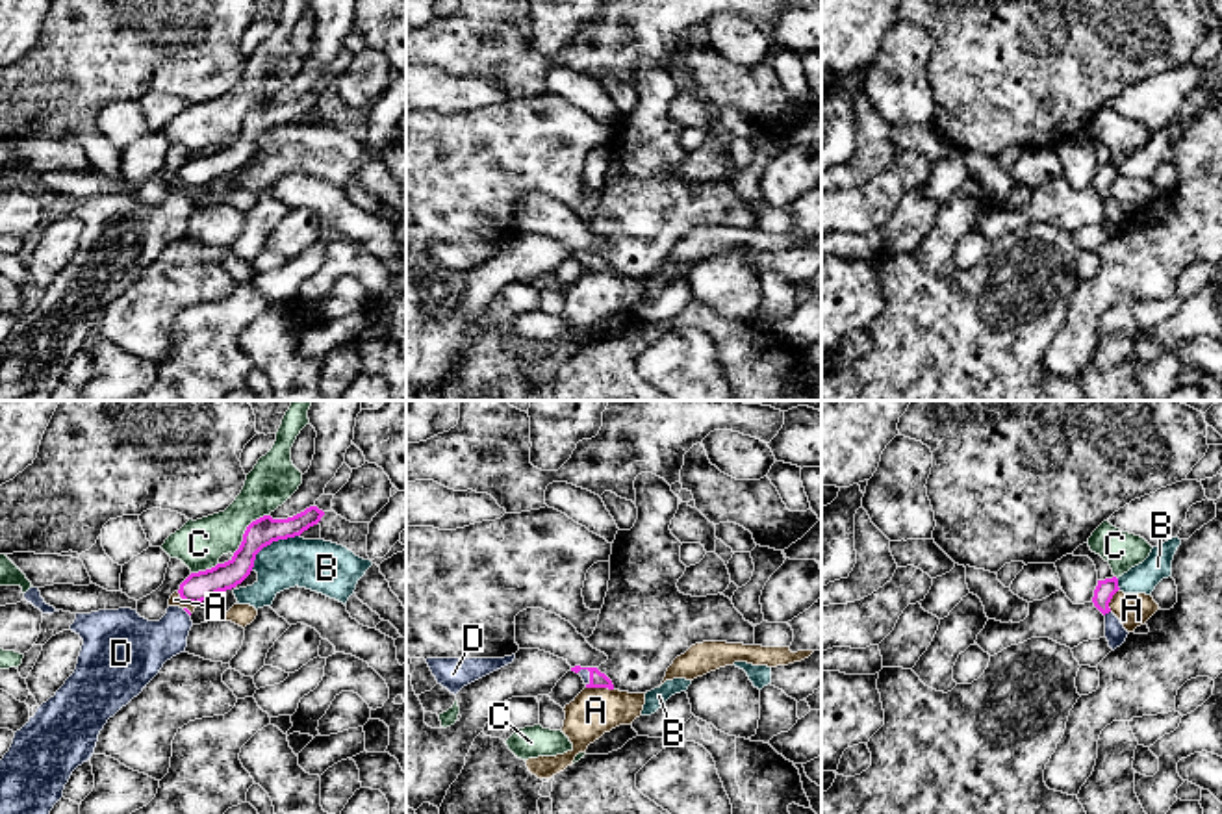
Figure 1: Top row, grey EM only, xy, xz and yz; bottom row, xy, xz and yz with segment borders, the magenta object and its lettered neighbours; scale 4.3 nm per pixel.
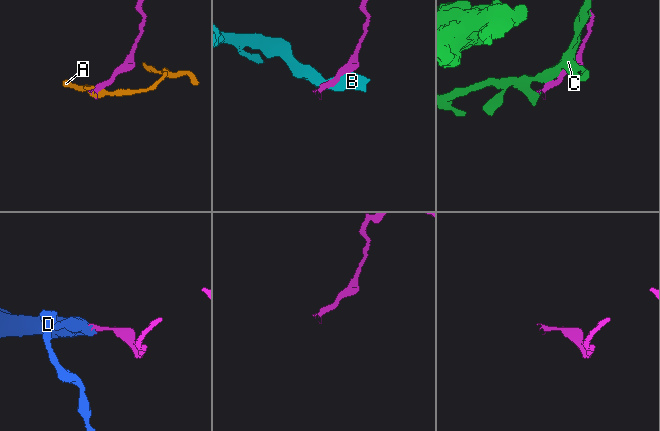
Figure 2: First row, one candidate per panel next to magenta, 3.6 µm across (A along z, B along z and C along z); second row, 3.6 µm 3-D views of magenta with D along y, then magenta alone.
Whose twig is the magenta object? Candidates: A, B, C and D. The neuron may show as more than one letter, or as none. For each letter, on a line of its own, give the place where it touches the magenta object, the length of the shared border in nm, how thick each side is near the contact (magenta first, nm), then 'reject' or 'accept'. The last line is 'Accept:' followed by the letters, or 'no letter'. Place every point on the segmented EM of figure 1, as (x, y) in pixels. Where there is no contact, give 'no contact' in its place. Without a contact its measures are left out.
A: contact xz (599, 686); length 120 nm; calibres 70 and 200 nm; reject
B: contact xy (269, 544); length 260 nm; calibres 120 and 220 nm; reject
C: contact xy (245, 531); length 240 nm; calibres 120 and 220 nm; reject
D: contact xz (590, 675); length 90 nm; calibres 70 and 50 nm; accept
Accept: D

